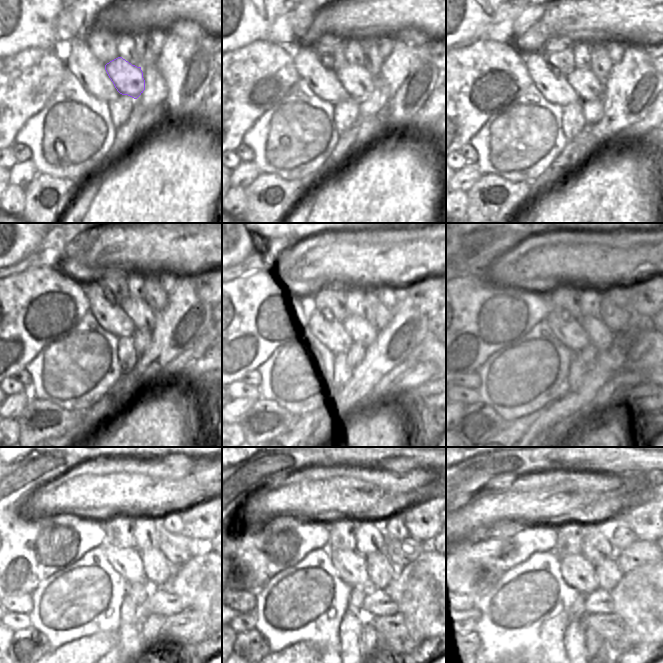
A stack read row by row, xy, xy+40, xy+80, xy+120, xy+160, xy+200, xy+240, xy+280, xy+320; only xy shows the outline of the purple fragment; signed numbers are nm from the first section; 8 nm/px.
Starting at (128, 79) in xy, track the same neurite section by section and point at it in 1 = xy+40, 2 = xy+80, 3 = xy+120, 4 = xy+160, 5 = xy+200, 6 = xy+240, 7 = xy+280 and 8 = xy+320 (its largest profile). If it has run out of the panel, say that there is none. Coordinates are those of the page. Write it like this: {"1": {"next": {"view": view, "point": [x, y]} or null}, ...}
{"1": {"next": {"view": "xy+40", "point": [357, 81]}}, "2": {"next": {"view": "xy+80", "point": [584, 82]}}, "3": {"next": {"view": "xy+120", "point": [143, 317]}}, "4": {"next": {"view": "xy+160", "point": [361, 330]}}, "5": {"next": {"view": "xy+200", "point": [600, 336]}}, "6": {"next": {"view": "xy+240", "point": [158, 570]}}, "7": {"next": {"view": "xy+280", "point": [381, 571]}}, "8": {"next": {"view": "xy+320", "point": [608, 573]}}}

